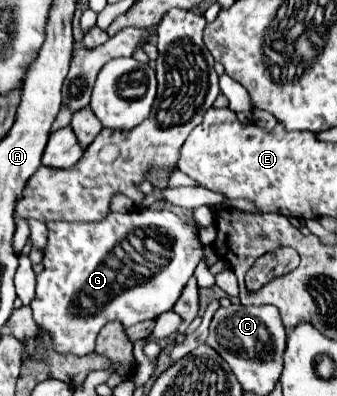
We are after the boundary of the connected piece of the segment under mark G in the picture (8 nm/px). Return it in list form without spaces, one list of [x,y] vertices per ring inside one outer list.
[[[148,208],[144,212],[126,214],[110,212],[100,222],[52,222],[46,226],[48,248],[42,260],[44,270],[36,274],[36,296],[30,302],[30,308],[36,324],[50,334],[52,346],[60,354],[84,356],[94,352],[94,340],[108,322],[118,320],[128,328],[144,320],[156,320],[160,314],[172,310],[202,256],[196,230],[170,210]]]

